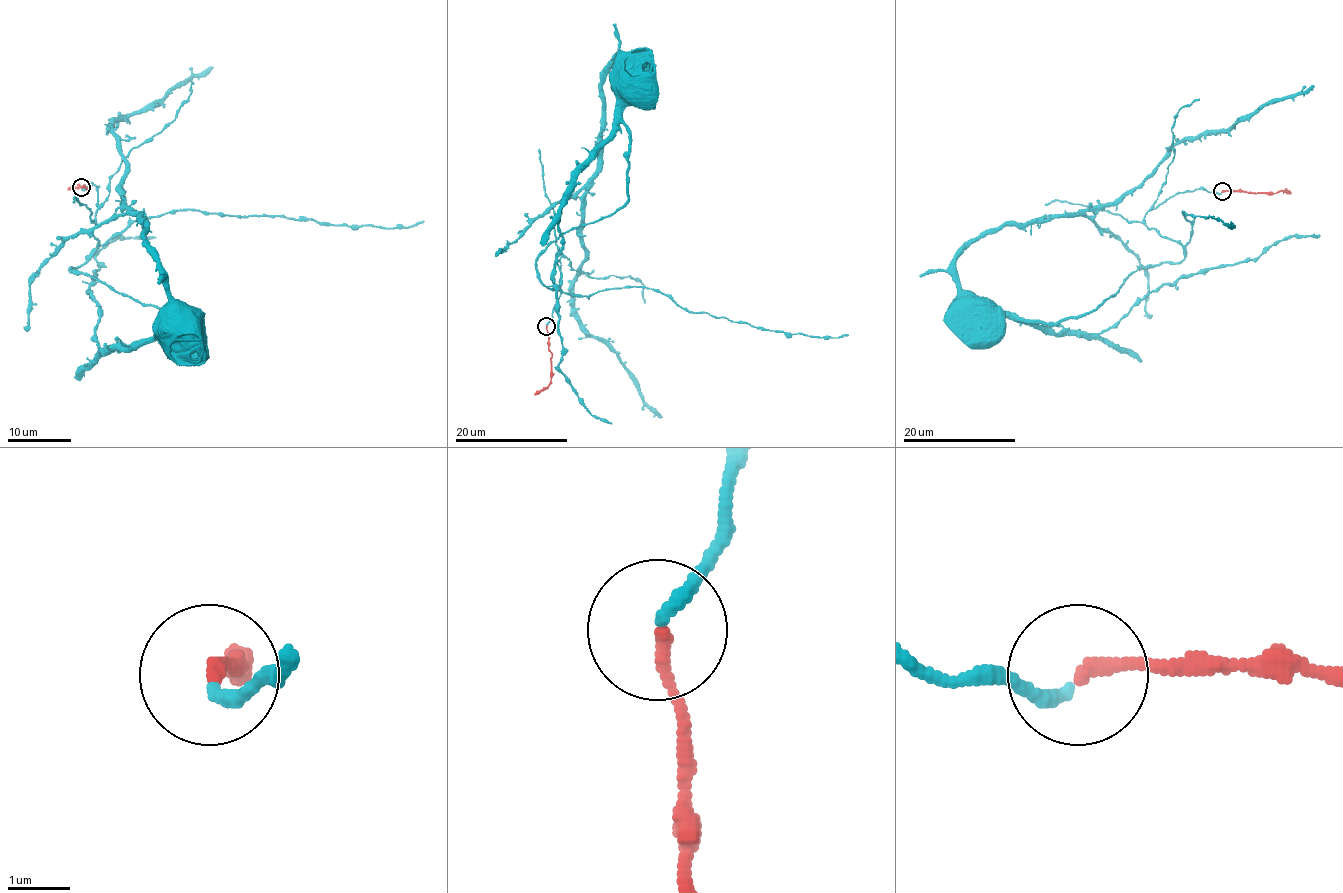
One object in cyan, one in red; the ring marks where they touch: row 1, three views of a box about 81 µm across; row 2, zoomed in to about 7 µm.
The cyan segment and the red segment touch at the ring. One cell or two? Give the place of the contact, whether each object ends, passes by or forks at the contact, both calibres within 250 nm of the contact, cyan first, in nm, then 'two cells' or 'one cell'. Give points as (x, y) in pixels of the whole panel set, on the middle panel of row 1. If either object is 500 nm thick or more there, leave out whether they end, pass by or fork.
at (546, 326); cyan ends there; red ends there; 220 nm thick on the cyan side, 200 nm on the other; one cell

